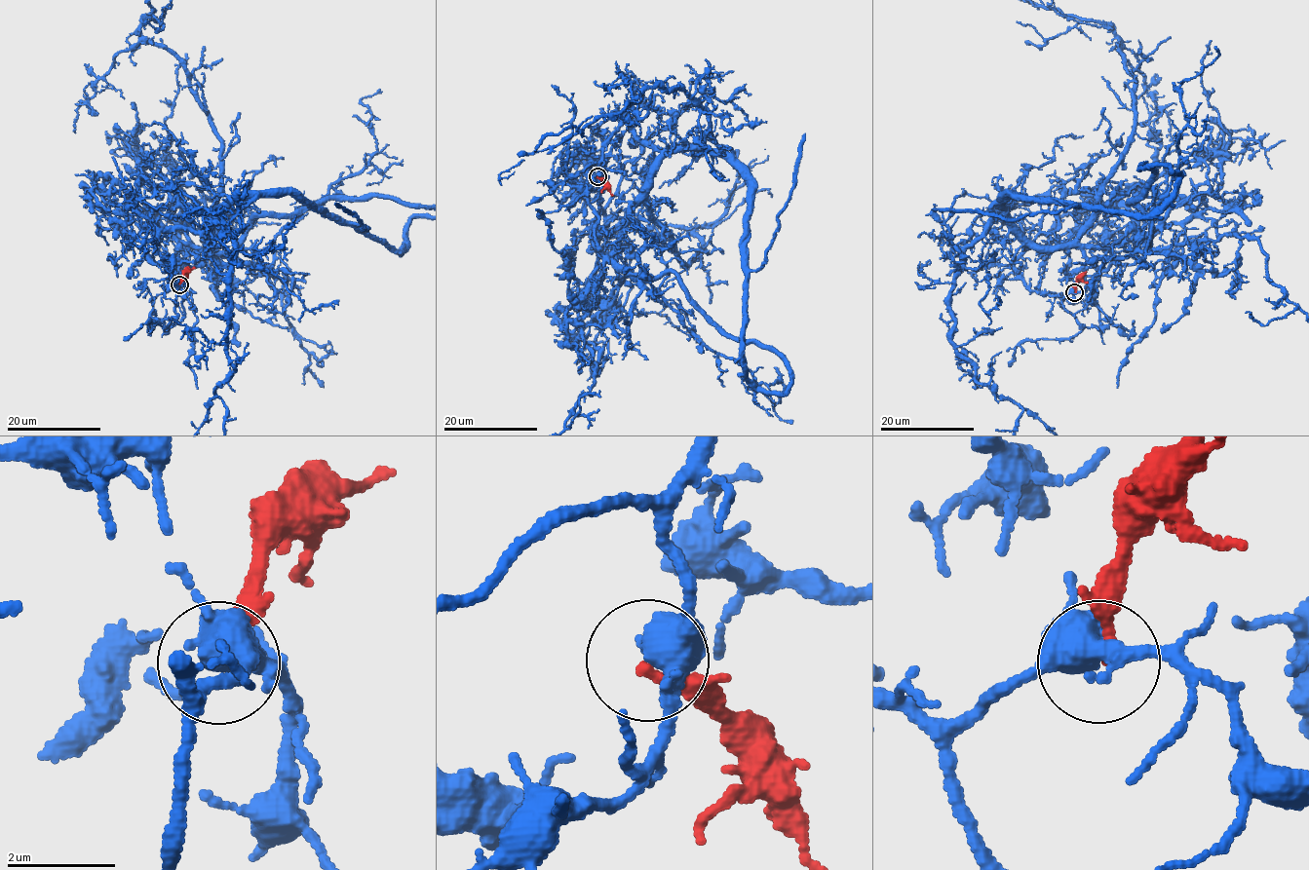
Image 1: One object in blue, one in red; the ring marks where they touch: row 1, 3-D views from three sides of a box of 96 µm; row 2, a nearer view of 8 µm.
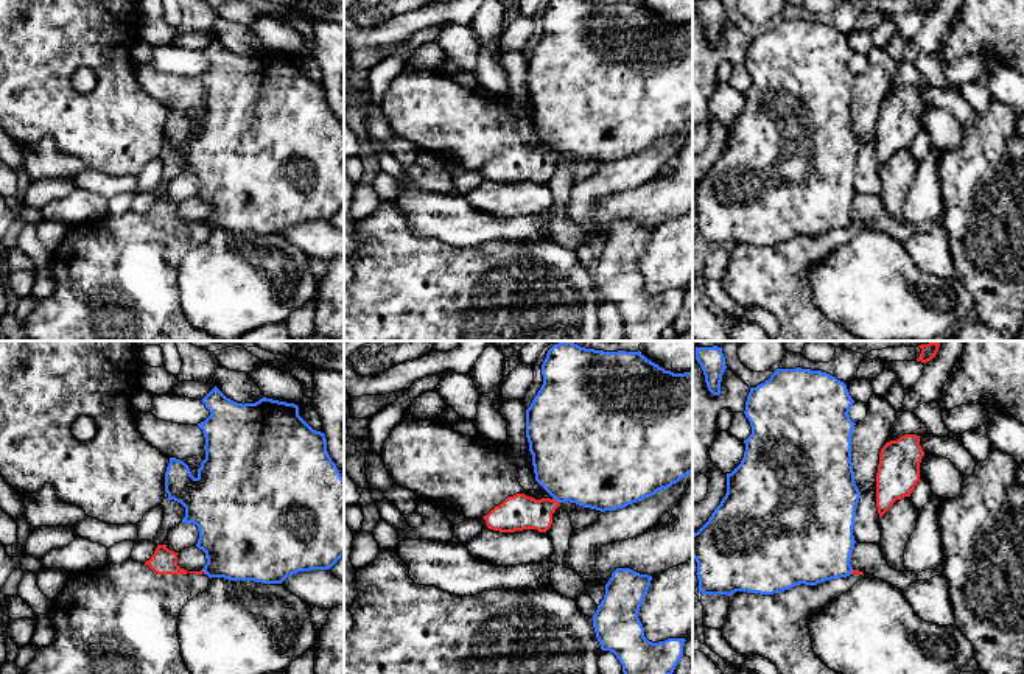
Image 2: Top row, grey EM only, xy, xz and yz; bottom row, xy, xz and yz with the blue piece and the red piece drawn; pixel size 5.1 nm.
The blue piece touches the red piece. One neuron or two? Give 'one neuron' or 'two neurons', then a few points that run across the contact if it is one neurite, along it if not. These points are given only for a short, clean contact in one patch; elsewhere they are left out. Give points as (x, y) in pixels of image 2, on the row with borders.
two neurons | xz (553, 497), (559, 503)

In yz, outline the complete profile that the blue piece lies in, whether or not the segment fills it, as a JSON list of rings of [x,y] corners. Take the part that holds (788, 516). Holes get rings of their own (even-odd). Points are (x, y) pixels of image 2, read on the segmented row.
[[[801,367],[777,369],[769,380],[756,388],[750,388],[744,414],[750,422],[752,434],[744,441],[744,458],[731,473],[727,473],[727,493],[721,504],[714,509],[708,521],[693,534],[693,557],[697,562],[696,574],[699,579],[699,592],[702,595],[730,596],[736,592],[773,595],[800,584],[817,585],[825,581],[847,577],[851,574],[853,567],[850,559],[856,543],[853,526],[856,518],[856,506],[861,498],[851,462],[851,434],[856,423],[850,419],[848,412],[853,403],[854,400],[851,398],[843,381],[822,370]]]

